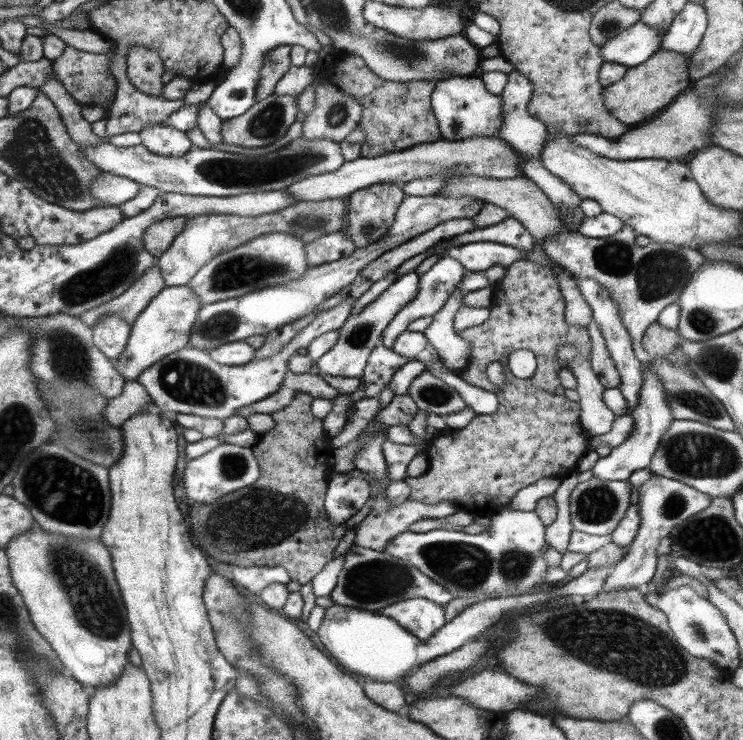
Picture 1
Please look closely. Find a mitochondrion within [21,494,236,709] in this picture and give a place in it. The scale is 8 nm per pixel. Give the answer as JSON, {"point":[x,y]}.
{"point":[97,610]}

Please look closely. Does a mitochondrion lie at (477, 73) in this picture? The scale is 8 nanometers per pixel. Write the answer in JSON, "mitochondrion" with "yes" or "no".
{"mitochondrion":"no"}

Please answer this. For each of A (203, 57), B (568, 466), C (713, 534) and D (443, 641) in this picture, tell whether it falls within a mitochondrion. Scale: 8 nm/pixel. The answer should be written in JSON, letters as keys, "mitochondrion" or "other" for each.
{"A":"other","B":"other","C":"mitochondrion","D":"other"}

